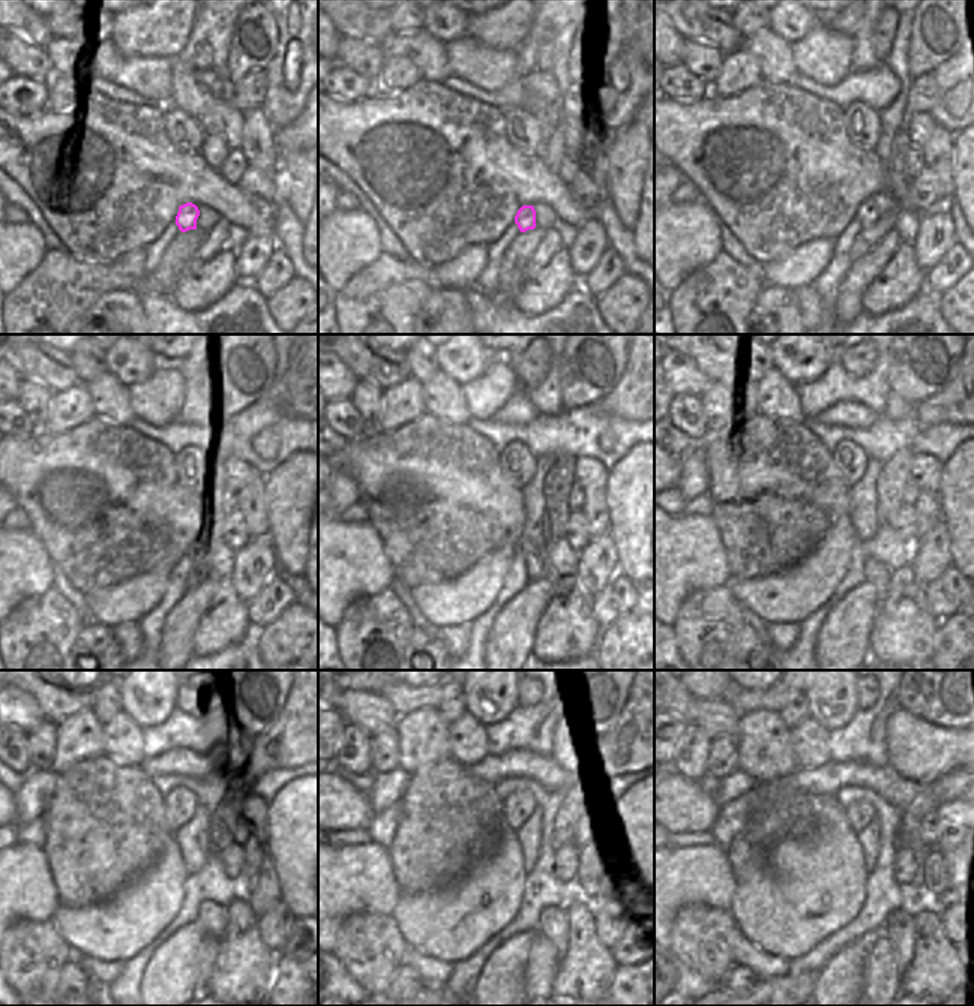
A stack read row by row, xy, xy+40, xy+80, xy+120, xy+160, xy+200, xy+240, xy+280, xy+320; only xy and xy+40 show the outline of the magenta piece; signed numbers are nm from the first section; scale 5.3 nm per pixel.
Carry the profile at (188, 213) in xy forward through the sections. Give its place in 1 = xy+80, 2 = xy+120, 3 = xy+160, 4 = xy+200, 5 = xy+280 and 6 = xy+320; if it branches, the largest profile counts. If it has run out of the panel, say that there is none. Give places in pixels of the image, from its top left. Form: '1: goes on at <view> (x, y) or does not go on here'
1: goes on at xy+80 (866, 215)
2: goes on at xy+120 (195, 550)
3: goes on at xy+160 (536, 568)
4: goes on at xy+200 (875, 573)
5: goes on at xy+280 (553, 922)
6: goes on at xy+320 (898, 928)

